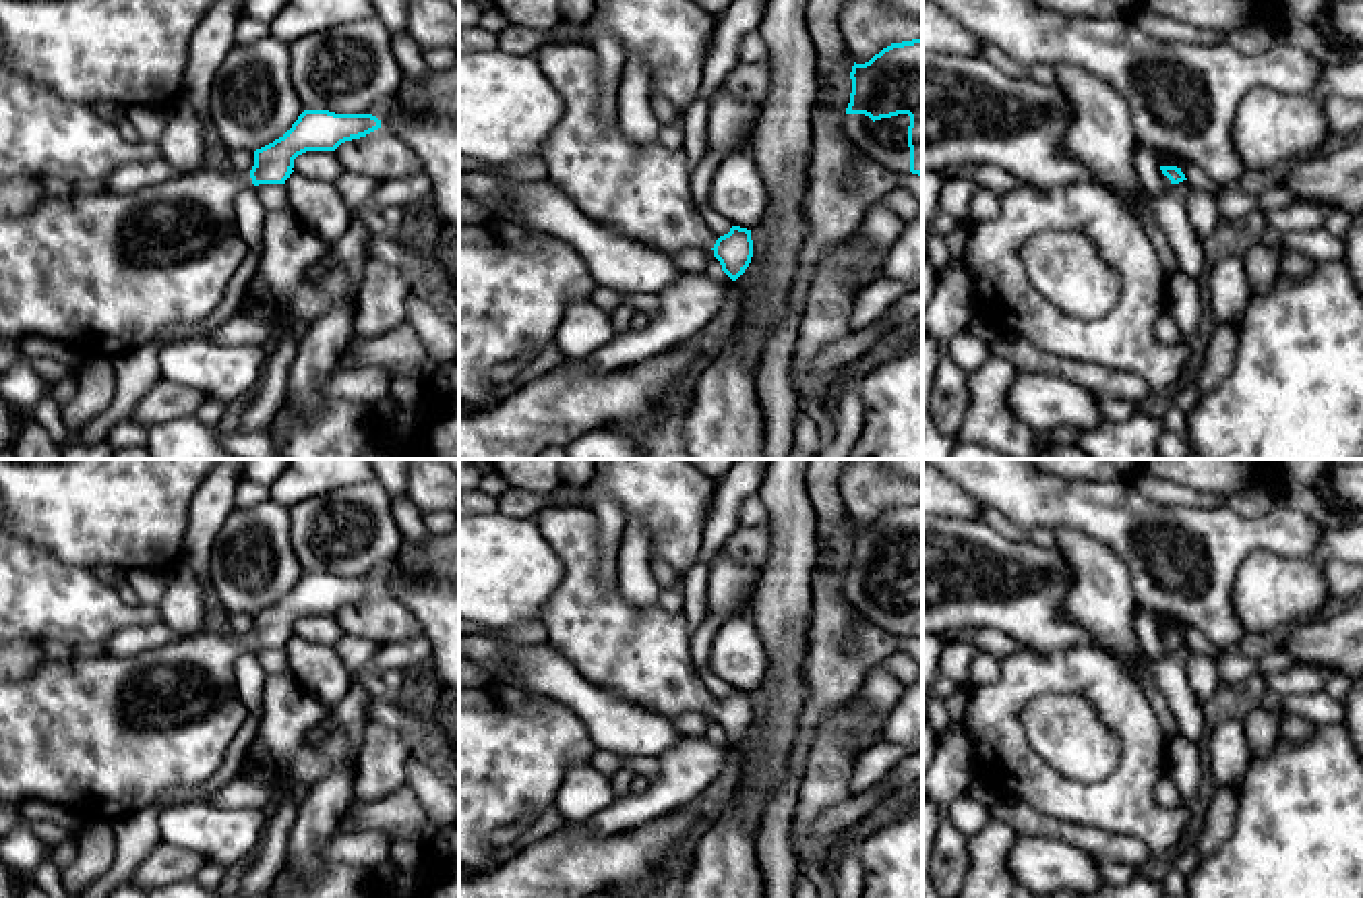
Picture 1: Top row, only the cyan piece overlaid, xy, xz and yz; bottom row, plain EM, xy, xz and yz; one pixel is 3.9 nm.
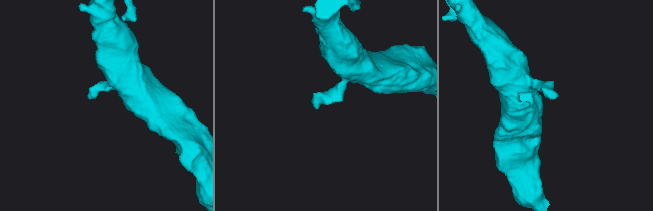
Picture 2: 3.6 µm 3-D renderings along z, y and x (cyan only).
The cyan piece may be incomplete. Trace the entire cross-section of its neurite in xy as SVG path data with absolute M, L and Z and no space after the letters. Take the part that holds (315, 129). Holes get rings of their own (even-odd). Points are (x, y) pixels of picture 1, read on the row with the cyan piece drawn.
M304 110L292 128L254 151L250 172L219 172L201 166L134 192L114 192L101 186L79 188L70 197L48 194L29 211L0 215L0 339L48 337L87 356L122 356L157 341L174 323L207 319L223 300L230 279L248 252L236 228L234 199L246 186L285 184L294 159L306 151L335 151L341 143L381 128L372 114L335 114Z

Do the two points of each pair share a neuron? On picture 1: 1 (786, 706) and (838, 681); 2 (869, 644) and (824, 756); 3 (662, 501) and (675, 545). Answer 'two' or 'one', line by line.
1: one
2: one
3: one

